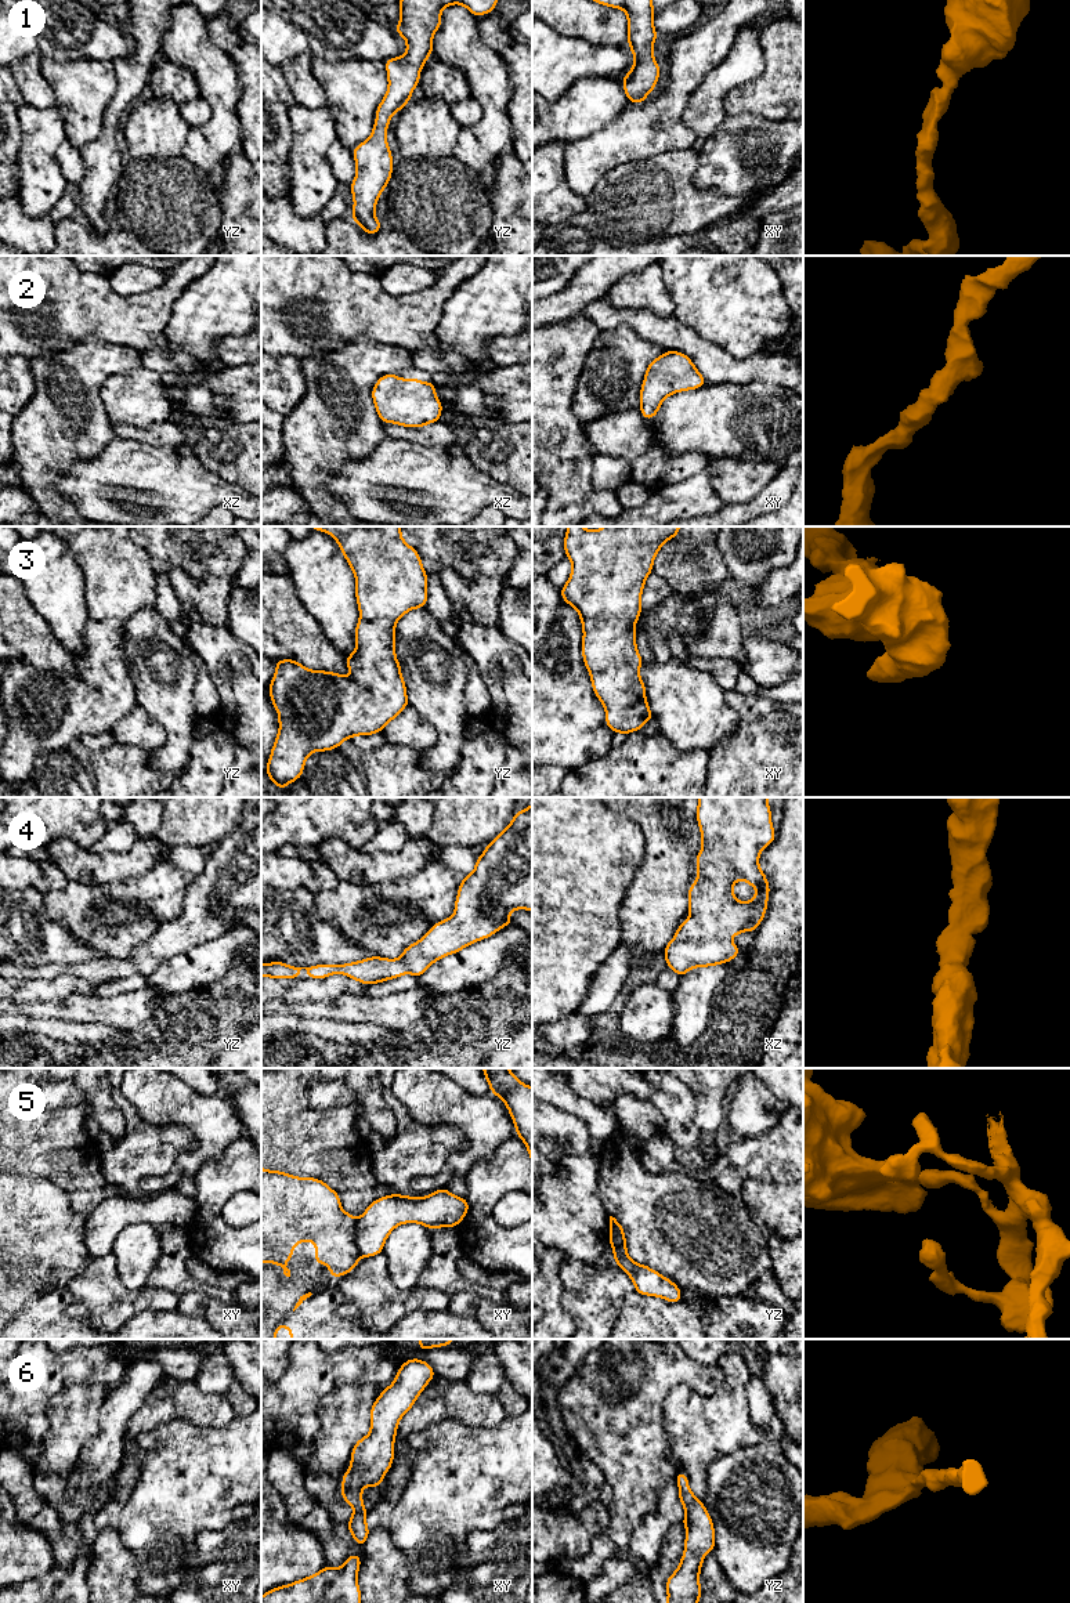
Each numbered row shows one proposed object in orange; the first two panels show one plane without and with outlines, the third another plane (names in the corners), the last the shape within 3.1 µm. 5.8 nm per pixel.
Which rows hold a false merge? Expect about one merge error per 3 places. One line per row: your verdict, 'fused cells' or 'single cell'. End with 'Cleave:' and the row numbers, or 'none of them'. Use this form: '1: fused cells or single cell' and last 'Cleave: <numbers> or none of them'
1: single cell
2: single cell
3: single cell
4: single cell
5: fused cells
6: single cell
Cleave: 5

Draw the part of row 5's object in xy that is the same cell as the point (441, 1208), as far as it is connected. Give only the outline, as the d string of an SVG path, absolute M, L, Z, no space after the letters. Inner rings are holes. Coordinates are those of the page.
M445 1187L431 1193L427 1197L409 1197L390 1194L373 1201L358 1217L355 1224L355 1244L364 1258L370 1258L383 1253L383 1245L390 1233L400 1224L419 1223L430 1230L438 1227L456 1227L469 1212L467 1198L459 1198L449 1193Z

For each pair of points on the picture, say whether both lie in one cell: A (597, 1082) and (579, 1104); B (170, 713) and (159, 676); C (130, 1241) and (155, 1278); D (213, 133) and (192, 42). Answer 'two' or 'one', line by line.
A: two
B: one
C: two
D: one

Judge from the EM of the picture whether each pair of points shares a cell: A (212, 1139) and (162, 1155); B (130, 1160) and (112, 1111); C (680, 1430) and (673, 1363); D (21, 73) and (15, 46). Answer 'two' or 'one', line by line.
A: two
B: two
C: two
D: two

